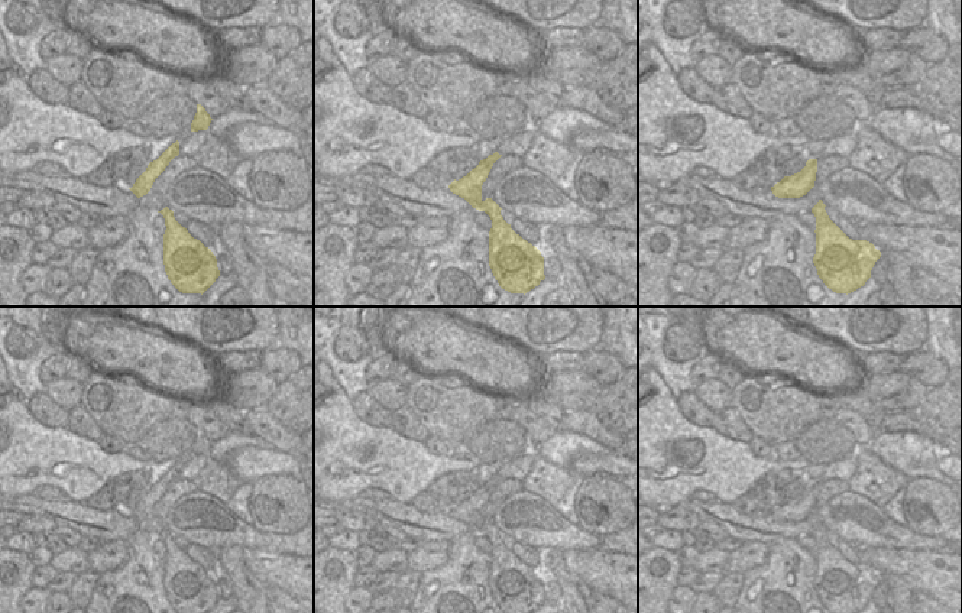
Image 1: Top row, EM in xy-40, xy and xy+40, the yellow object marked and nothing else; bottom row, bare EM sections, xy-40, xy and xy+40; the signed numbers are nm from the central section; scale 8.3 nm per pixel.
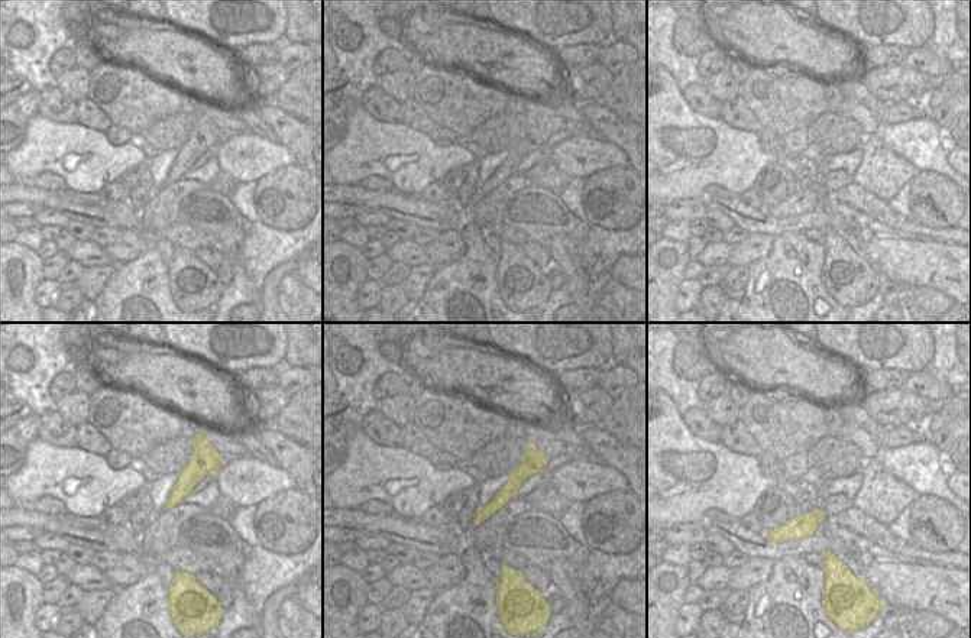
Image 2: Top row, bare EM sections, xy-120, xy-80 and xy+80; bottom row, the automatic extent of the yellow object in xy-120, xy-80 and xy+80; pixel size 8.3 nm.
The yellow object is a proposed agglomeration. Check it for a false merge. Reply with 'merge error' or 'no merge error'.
merge error

